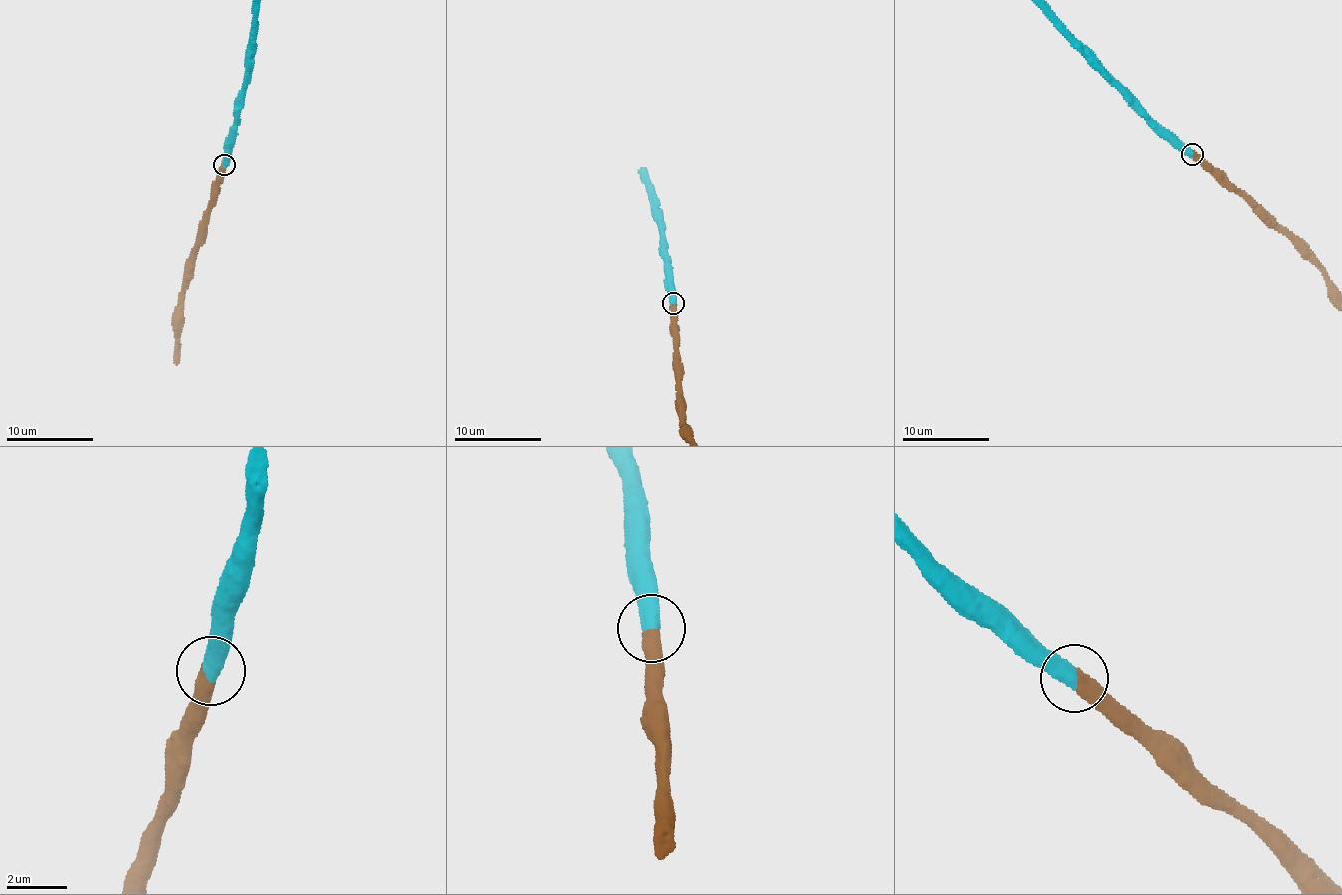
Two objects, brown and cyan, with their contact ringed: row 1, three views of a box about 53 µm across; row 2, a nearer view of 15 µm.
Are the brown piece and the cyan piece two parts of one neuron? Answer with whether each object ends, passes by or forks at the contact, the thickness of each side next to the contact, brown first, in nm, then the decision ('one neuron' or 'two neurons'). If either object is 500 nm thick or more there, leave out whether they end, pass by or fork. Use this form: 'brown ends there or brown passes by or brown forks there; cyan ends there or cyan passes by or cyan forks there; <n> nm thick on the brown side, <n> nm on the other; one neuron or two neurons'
500 nm thick on the brown side, 550 nm on the other; one neuron

